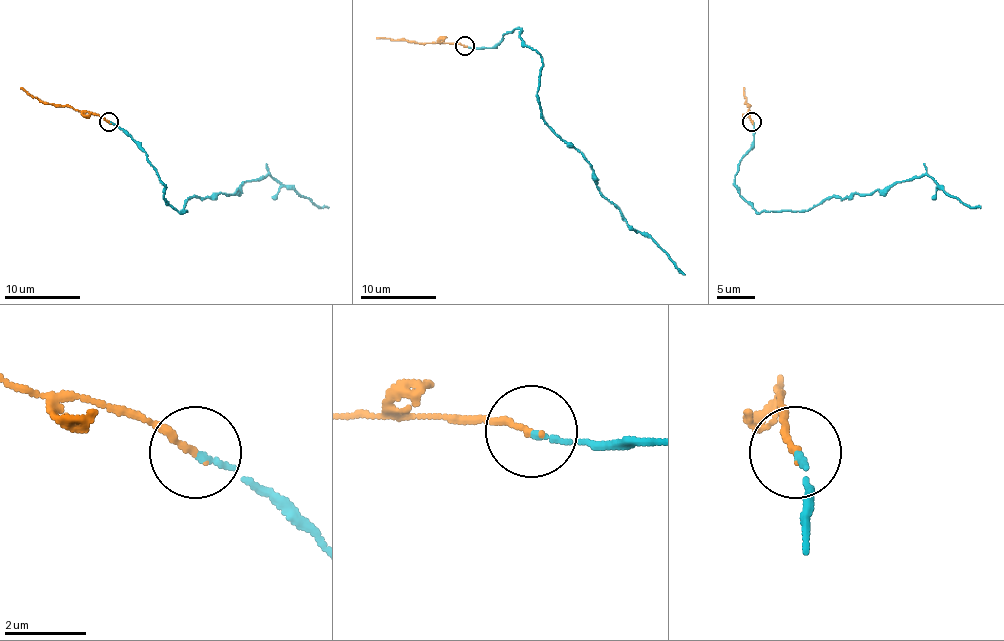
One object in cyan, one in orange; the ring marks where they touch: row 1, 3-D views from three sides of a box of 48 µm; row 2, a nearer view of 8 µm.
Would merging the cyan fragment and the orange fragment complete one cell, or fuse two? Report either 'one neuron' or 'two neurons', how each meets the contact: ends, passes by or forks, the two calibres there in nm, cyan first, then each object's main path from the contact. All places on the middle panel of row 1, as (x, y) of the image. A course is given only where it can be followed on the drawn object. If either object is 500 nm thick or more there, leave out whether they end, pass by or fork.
one neuron | cyan ends | orange ends | 150/160 nm | cyan via (465, 45), (494, 47), (518, 28), (543, 64), (545, 123), (590, 165), (624, 220), (685, 275) | orange via (465, 45), (376, 38)

